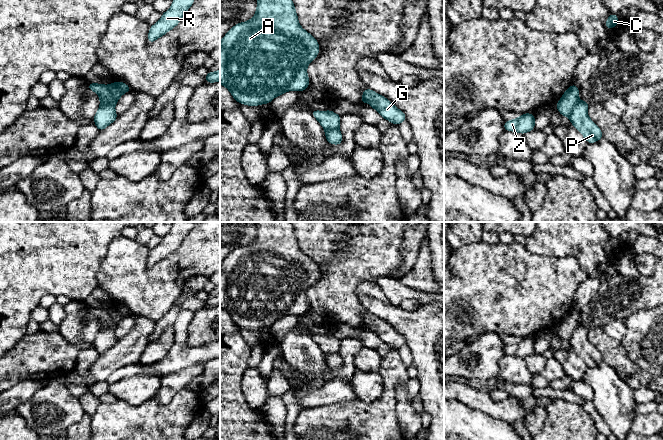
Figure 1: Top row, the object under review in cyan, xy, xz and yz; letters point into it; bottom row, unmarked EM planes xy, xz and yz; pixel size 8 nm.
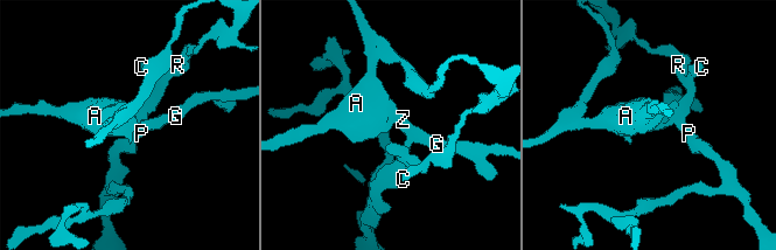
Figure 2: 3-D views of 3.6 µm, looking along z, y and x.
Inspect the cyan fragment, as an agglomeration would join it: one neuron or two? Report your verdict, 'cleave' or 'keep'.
cleave

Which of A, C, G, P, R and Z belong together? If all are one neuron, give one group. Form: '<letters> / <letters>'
A G Z / C P R

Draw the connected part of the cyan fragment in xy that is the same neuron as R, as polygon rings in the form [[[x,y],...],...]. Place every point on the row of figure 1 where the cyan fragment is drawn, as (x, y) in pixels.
[[[173,0],[169,10],[162,13],[161,19],[150,26],[148,33],[148,43],[153,43],[156,39],[165,35],[179,24],[184,14],[193,5],[195,0]]]

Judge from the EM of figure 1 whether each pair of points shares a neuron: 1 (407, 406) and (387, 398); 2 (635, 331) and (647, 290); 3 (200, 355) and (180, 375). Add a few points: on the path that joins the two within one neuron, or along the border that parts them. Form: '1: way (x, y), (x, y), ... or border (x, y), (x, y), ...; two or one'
1: border (404, 384), (396, 388), (397, 421), (400, 425); two
2: border (652, 307), (646, 310), (634, 311), (624, 321); two
3: border (202, 363), (196, 363), (165, 373); two

